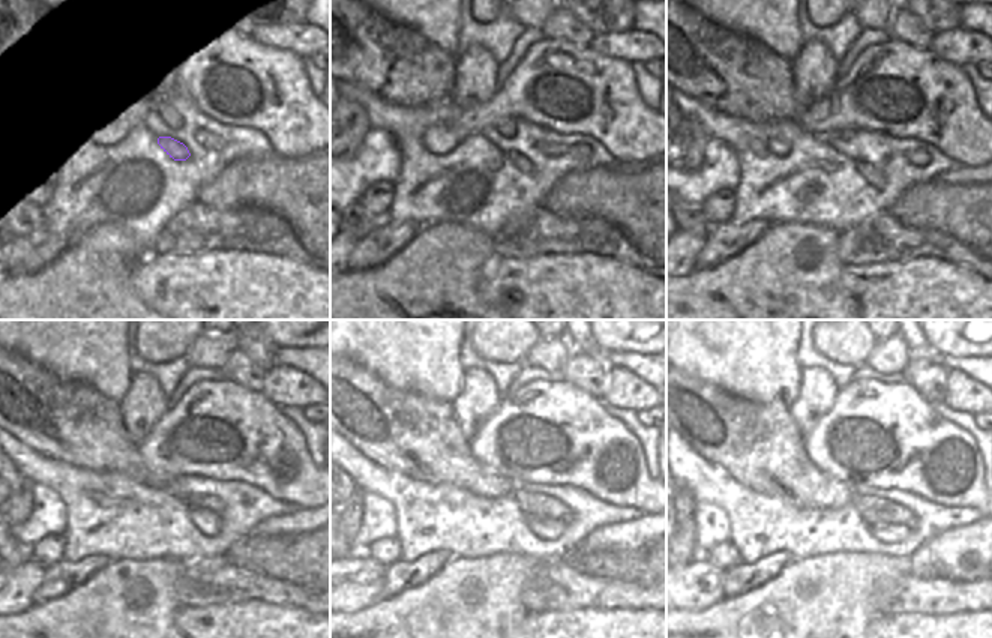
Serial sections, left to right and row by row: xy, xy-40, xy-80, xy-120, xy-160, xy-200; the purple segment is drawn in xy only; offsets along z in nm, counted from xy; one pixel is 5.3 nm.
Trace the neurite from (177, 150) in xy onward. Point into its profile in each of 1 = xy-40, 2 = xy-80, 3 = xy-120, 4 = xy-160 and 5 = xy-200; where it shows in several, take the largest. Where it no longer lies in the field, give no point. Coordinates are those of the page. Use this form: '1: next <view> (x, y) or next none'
1: next xy-40 (520, 161)
2: next xy-80 (875, 177)
3: next xy-120 (207, 523)
4: next xy-160 (548, 530)
5: next xy-200 (878, 533)

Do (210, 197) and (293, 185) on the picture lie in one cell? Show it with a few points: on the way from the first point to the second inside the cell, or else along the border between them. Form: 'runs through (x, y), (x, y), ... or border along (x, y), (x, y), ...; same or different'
runs through (231, 189), (237, 185), (272, 185); same

